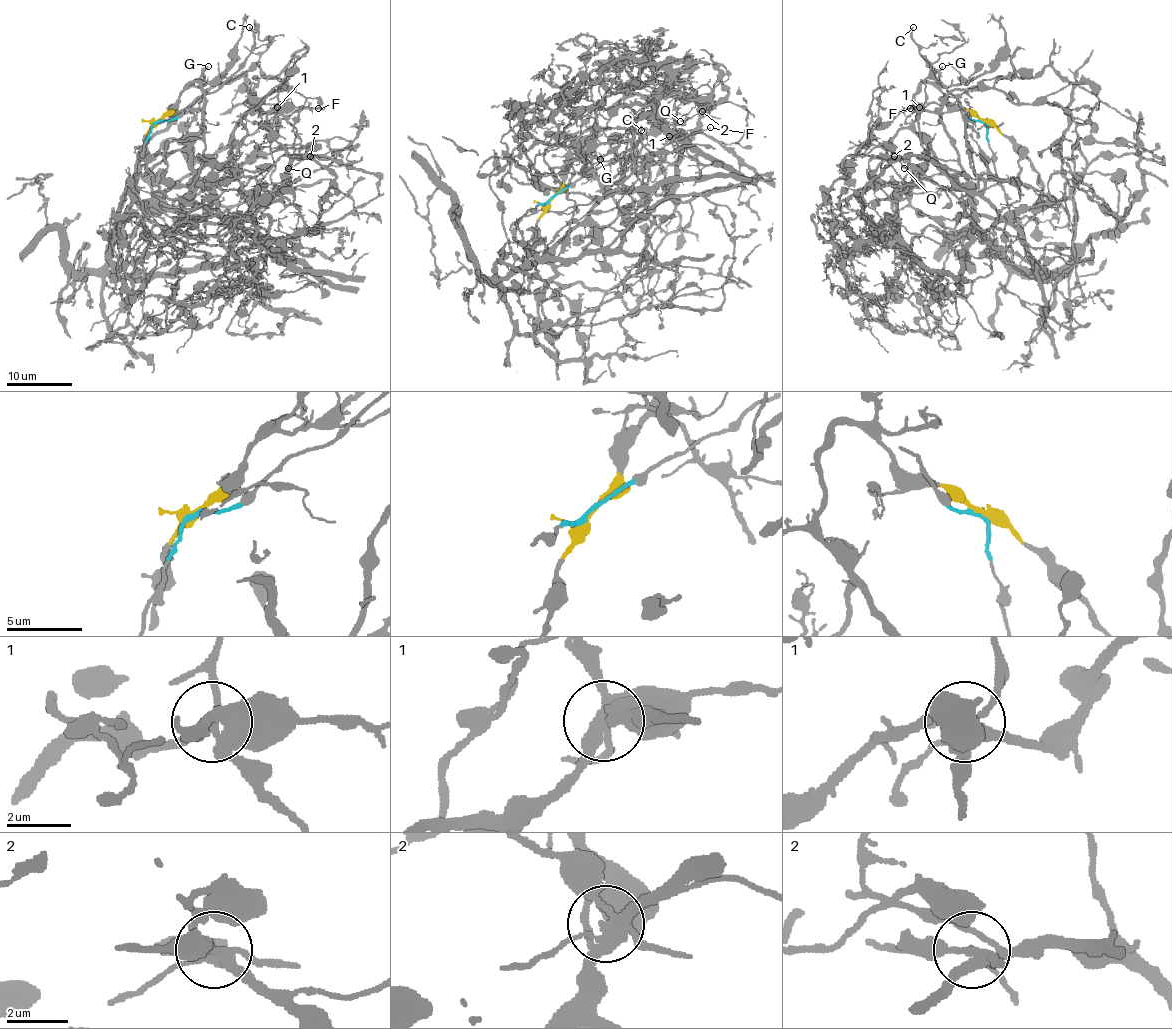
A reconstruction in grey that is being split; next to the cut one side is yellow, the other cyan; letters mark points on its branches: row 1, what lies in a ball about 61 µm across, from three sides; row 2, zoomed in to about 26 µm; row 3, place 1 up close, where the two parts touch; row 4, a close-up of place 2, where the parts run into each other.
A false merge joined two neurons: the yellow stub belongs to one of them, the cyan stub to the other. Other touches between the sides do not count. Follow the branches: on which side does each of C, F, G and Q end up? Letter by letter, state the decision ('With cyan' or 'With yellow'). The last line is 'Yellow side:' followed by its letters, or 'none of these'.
C: With cyan
F: With yellow
G: With yellow
Q: With yellow
Yellow side: F, G, Q

